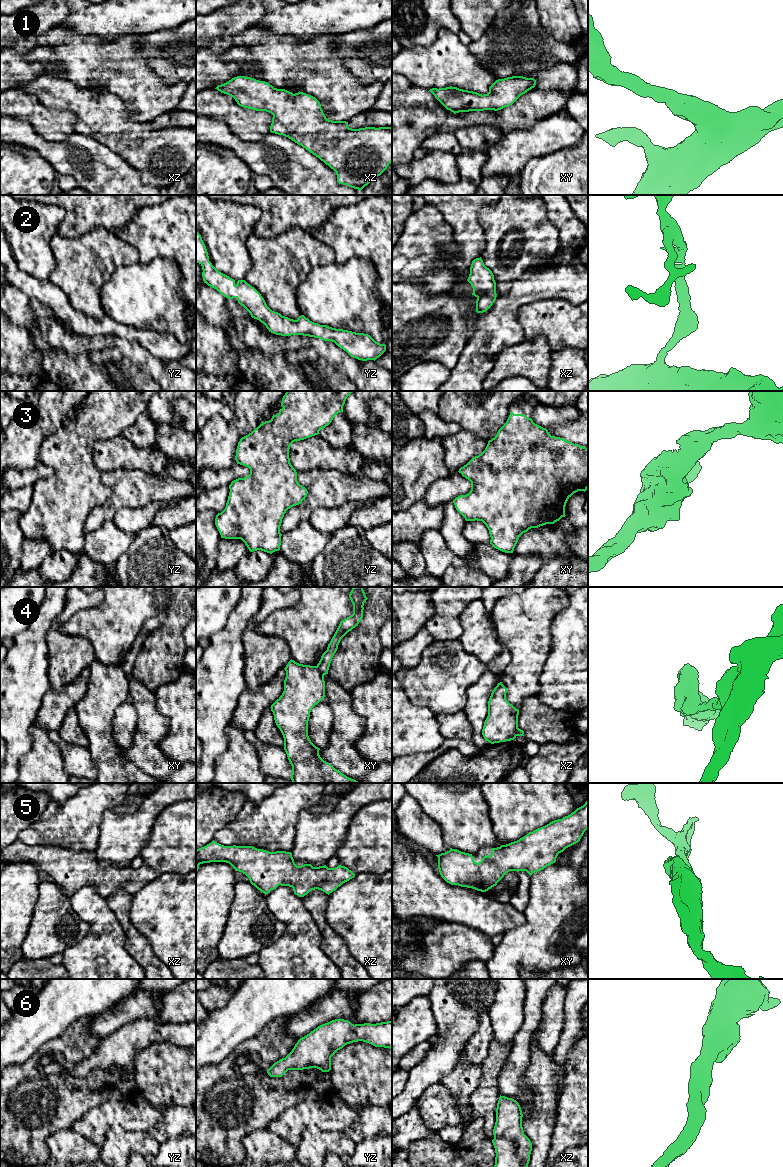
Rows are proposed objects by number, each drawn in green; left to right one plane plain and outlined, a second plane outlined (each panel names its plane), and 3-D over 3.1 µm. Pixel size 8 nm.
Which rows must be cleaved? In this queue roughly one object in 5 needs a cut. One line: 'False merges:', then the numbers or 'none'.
False merges: 4

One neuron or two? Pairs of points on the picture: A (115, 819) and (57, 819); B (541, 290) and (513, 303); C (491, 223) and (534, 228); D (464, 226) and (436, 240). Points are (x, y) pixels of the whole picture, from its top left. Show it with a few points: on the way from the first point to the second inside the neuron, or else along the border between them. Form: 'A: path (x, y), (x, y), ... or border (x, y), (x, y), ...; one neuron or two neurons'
A: border (124, 812), (107, 810), (103, 814), (96, 842); two neurons
B: path (534, 290), (526, 290), (520, 296); one neuron
C: path (502, 223), (508, 226), (523, 228); one neuron
D: border (440, 212), (451, 228), (456, 248); two neurons

